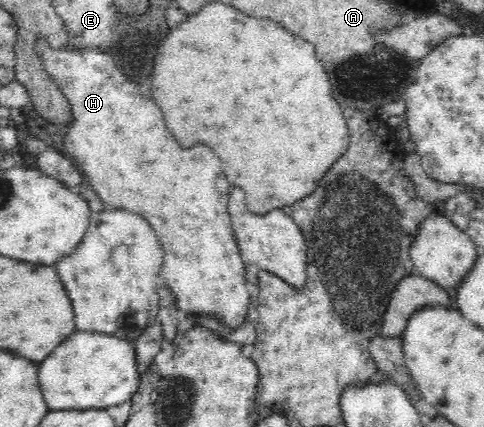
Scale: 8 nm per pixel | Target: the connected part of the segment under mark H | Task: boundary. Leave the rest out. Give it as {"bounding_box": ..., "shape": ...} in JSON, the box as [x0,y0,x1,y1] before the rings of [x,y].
{"bounding_box":[34,35,251,328],"shape":[[[41,35],[36,38],[34,45],[45,71],[53,77],[70,105],[72,121],[63,126],[56,137],[57,141],[62,144],[67,155],[73,156],[74,164],[89,178],[90,186],[95,188],[94,191],[103,202],[121,210],[143,214],[143,218],[155,228],[165,250],[161,276],[167,280],[165,284],[177,296],[178,308],[187,314],[215,315],[229,328],[239,326],[247,316],[251,301],[243,259],[239,254],[233,226],[229,222],[227,198],[231,184],[225,178],[223,162],[205,144],[183,148],[167,130],[163,114],[155,100],[147,100],[141,94],[139,84],[133,84],[131,78],[117,66],[113,54],[101,56],[101,49],[97,48],[69,49],[69,46],[65,46],[61,50],[53,49]]]}

